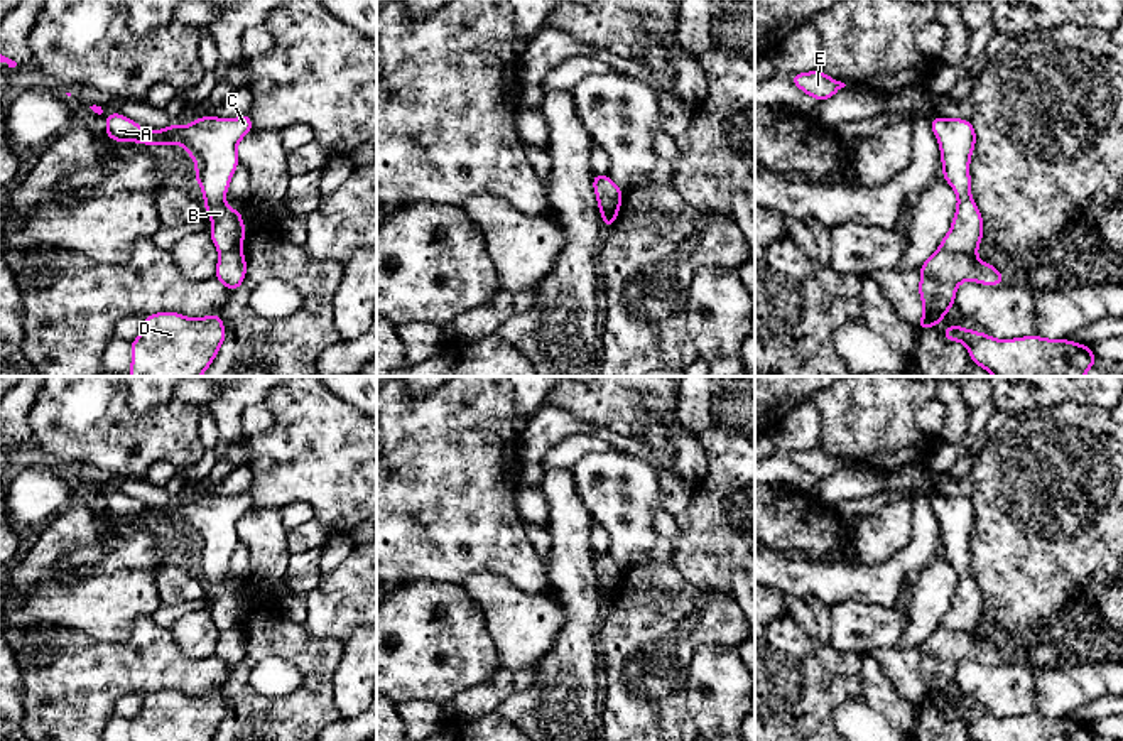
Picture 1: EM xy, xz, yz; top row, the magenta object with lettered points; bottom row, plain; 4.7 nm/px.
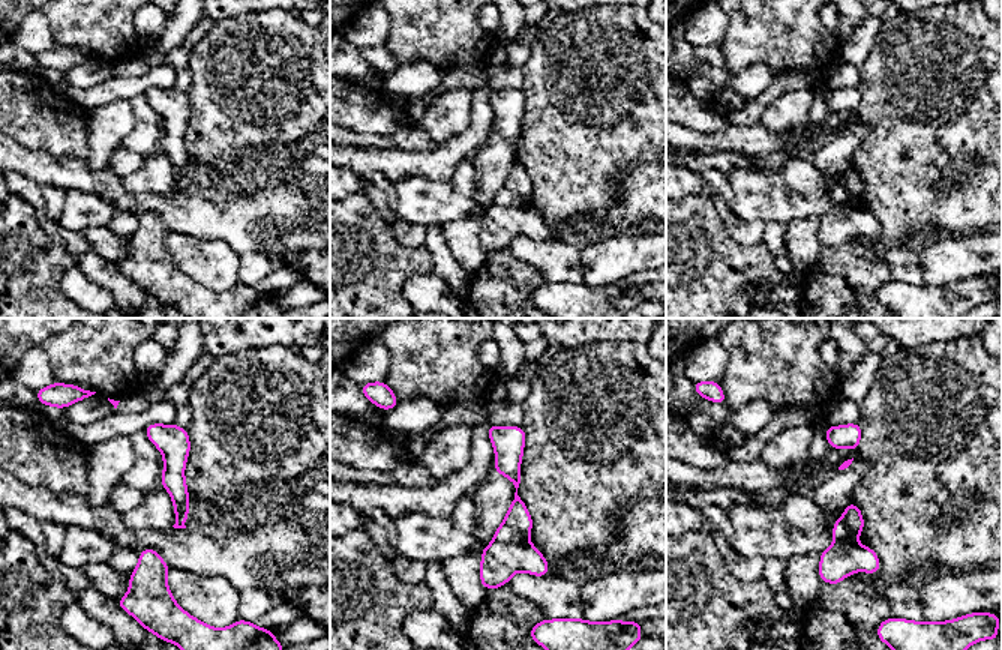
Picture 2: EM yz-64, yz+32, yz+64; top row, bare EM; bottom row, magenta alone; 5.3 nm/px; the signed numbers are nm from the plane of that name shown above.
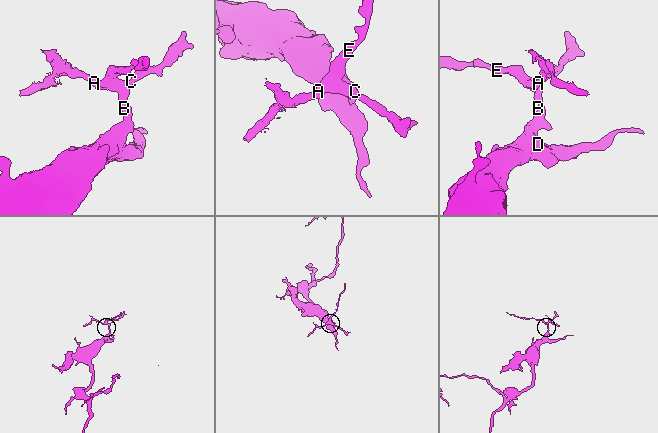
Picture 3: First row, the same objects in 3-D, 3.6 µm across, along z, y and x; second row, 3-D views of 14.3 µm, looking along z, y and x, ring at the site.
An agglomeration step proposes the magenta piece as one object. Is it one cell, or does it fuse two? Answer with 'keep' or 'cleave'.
cleave

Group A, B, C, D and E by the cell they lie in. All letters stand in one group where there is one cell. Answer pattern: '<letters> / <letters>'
A B C E / D

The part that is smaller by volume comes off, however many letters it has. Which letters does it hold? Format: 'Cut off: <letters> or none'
Cut off: A, B, C, E

